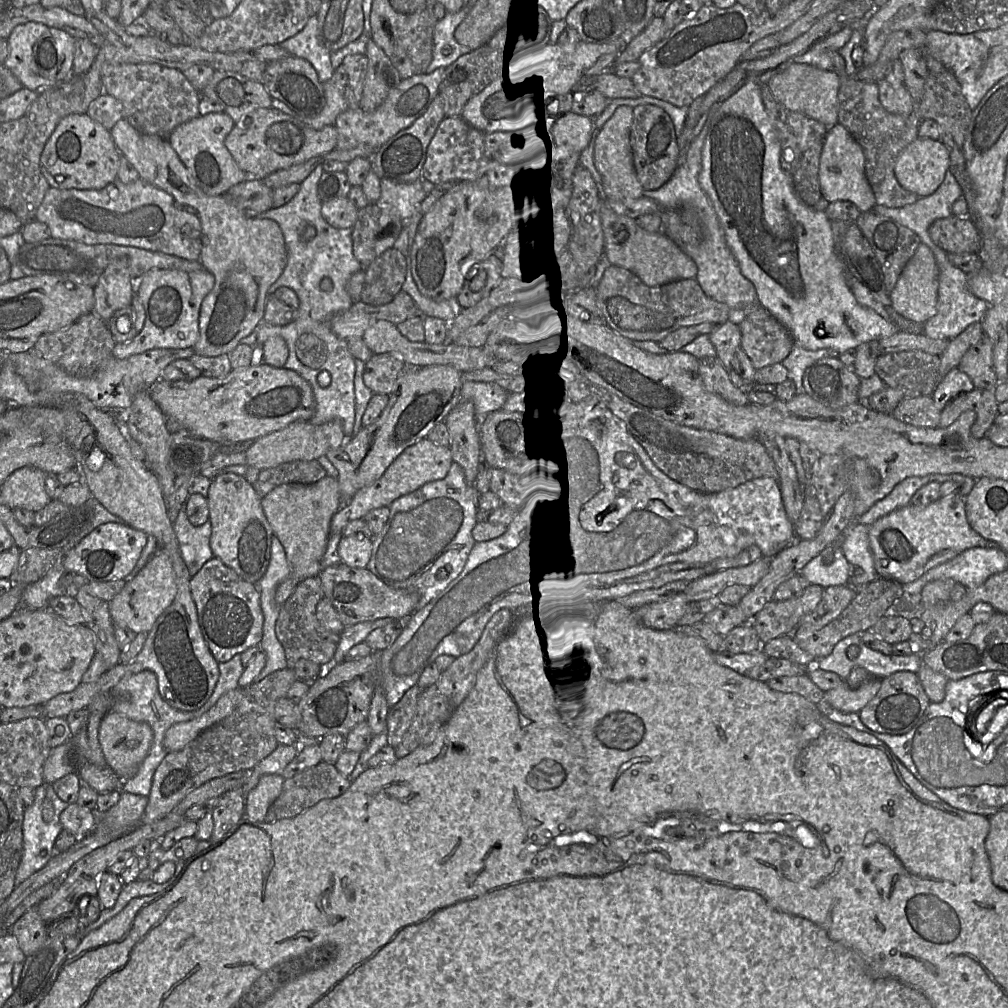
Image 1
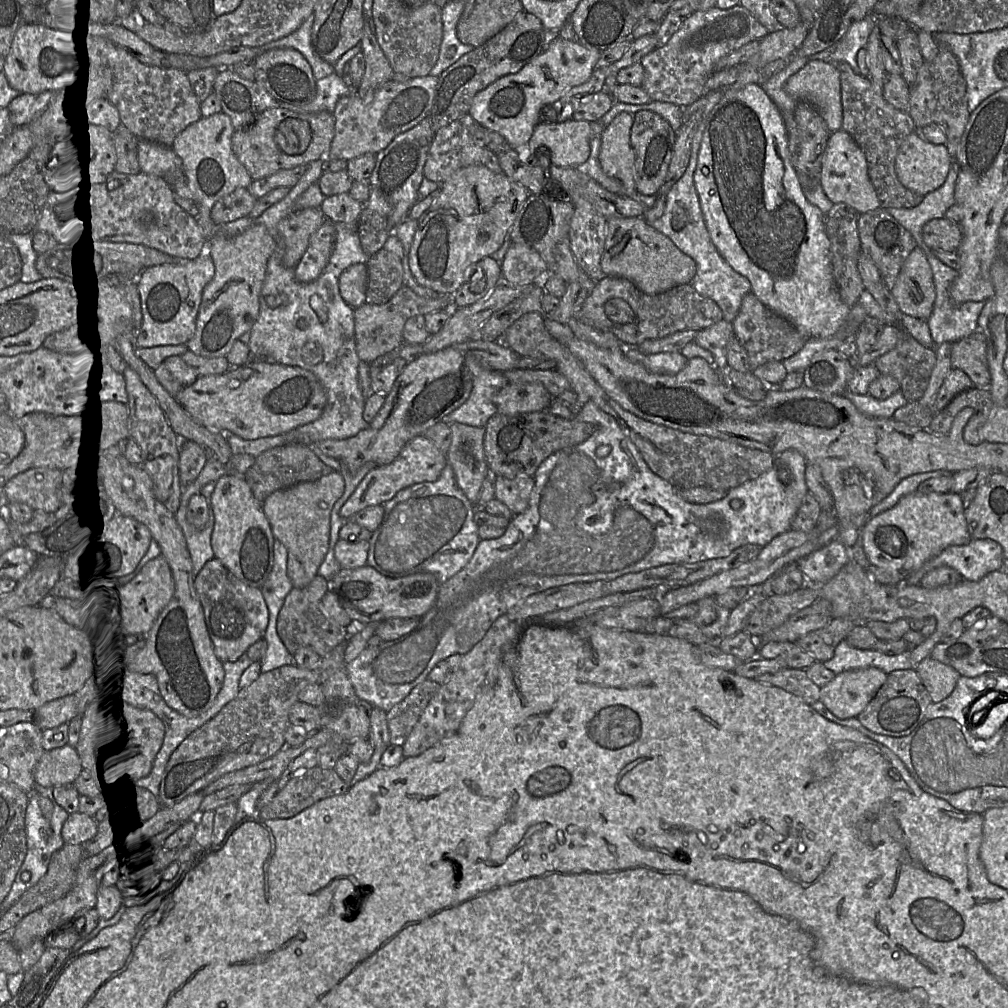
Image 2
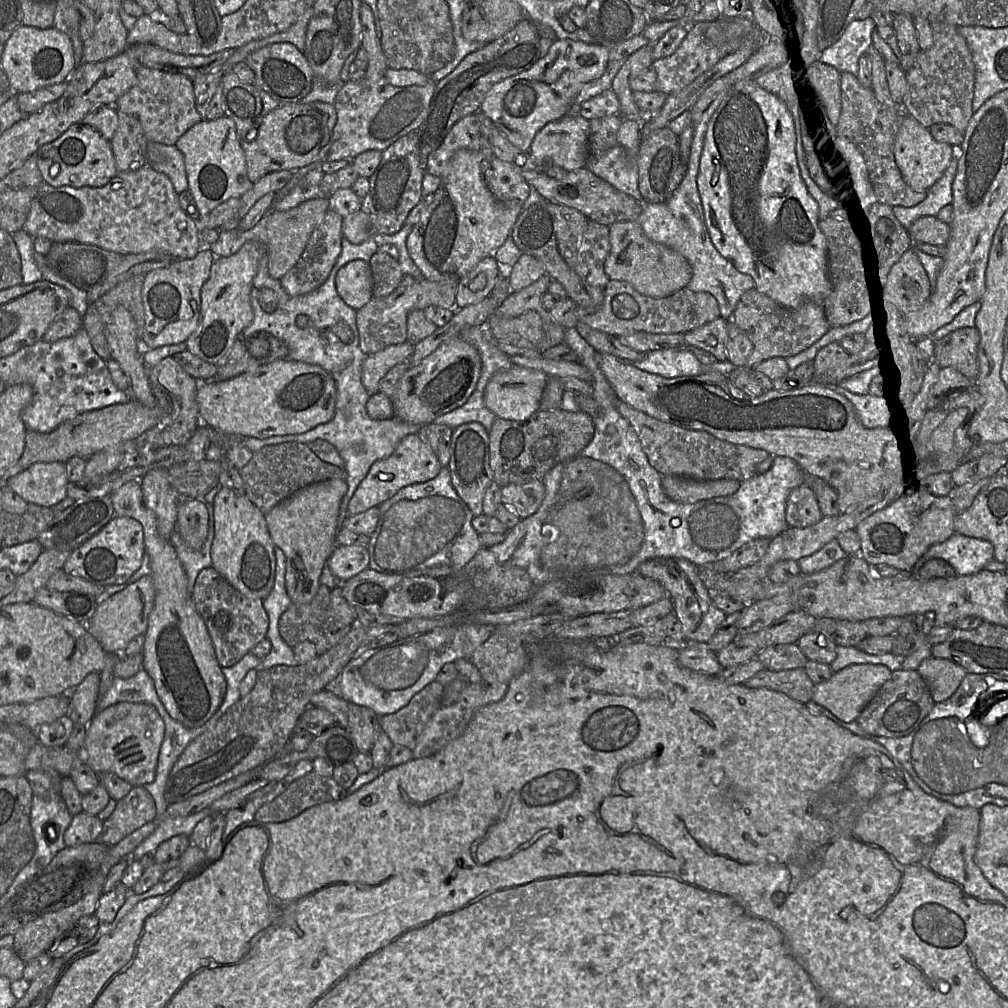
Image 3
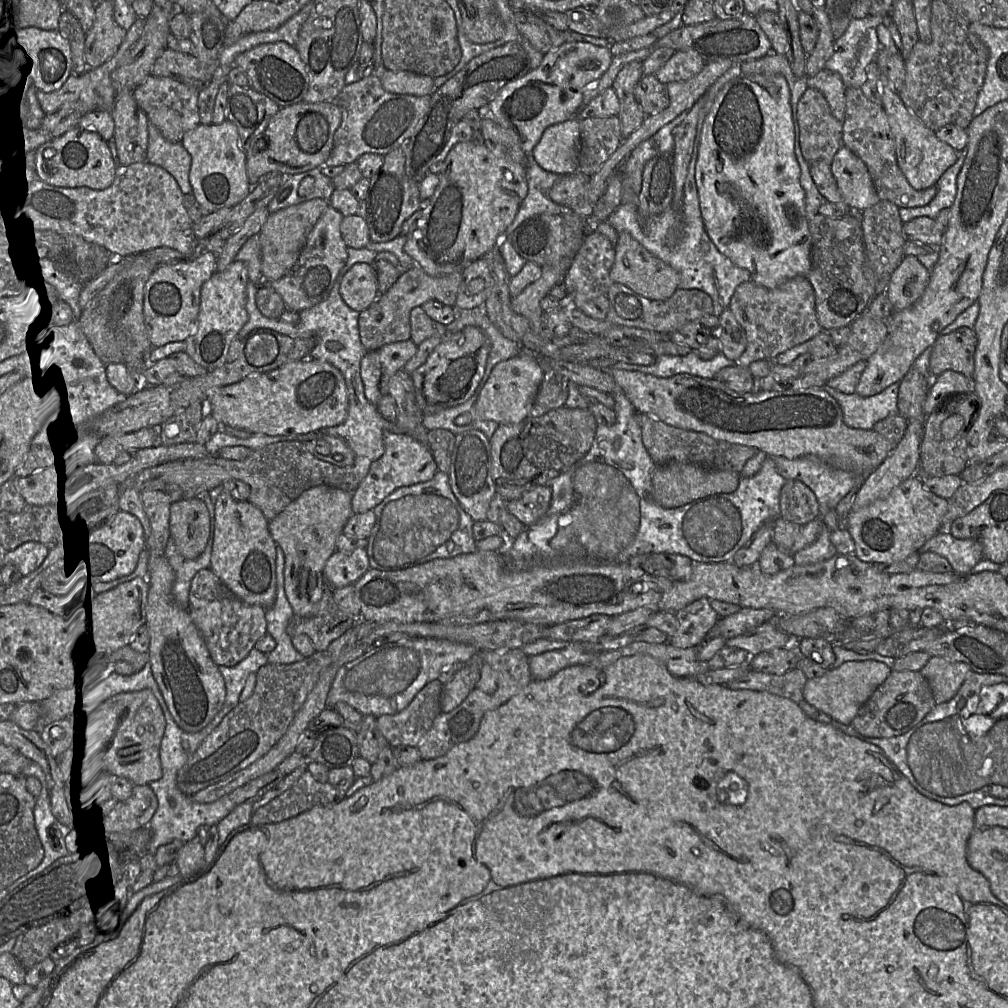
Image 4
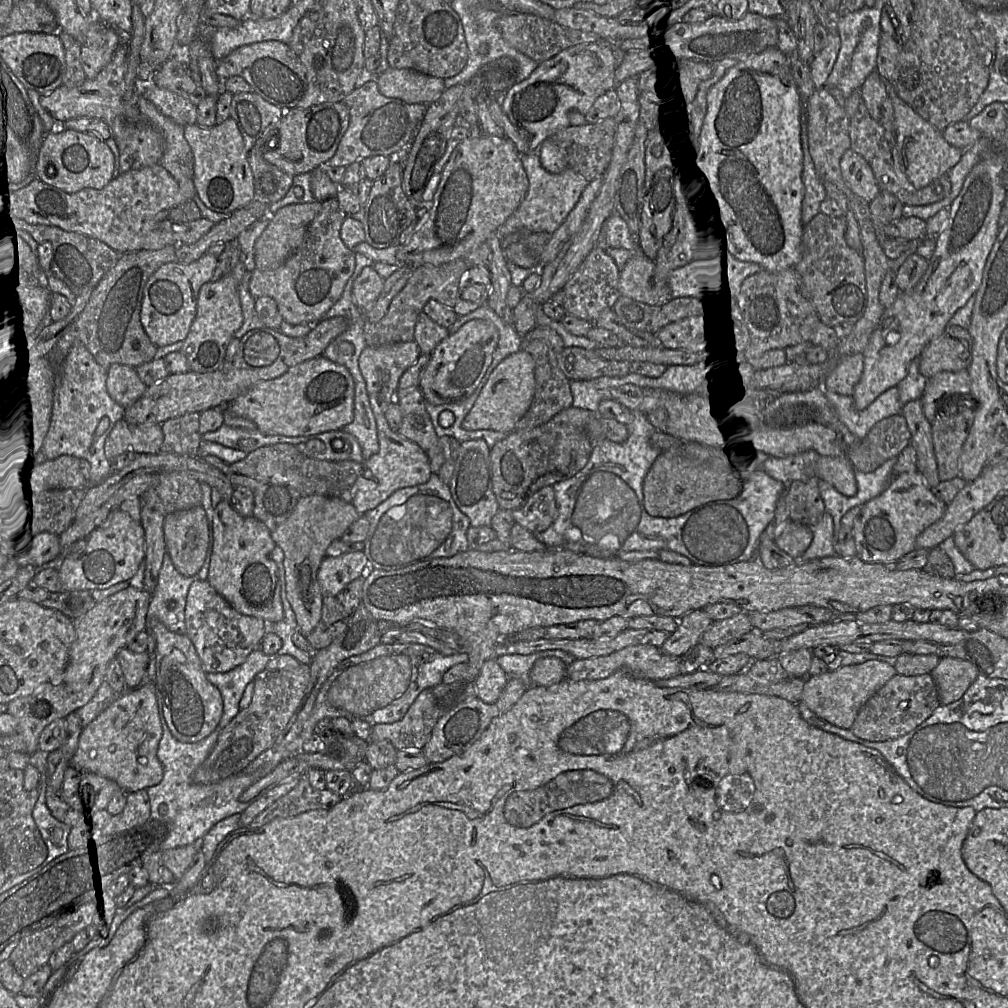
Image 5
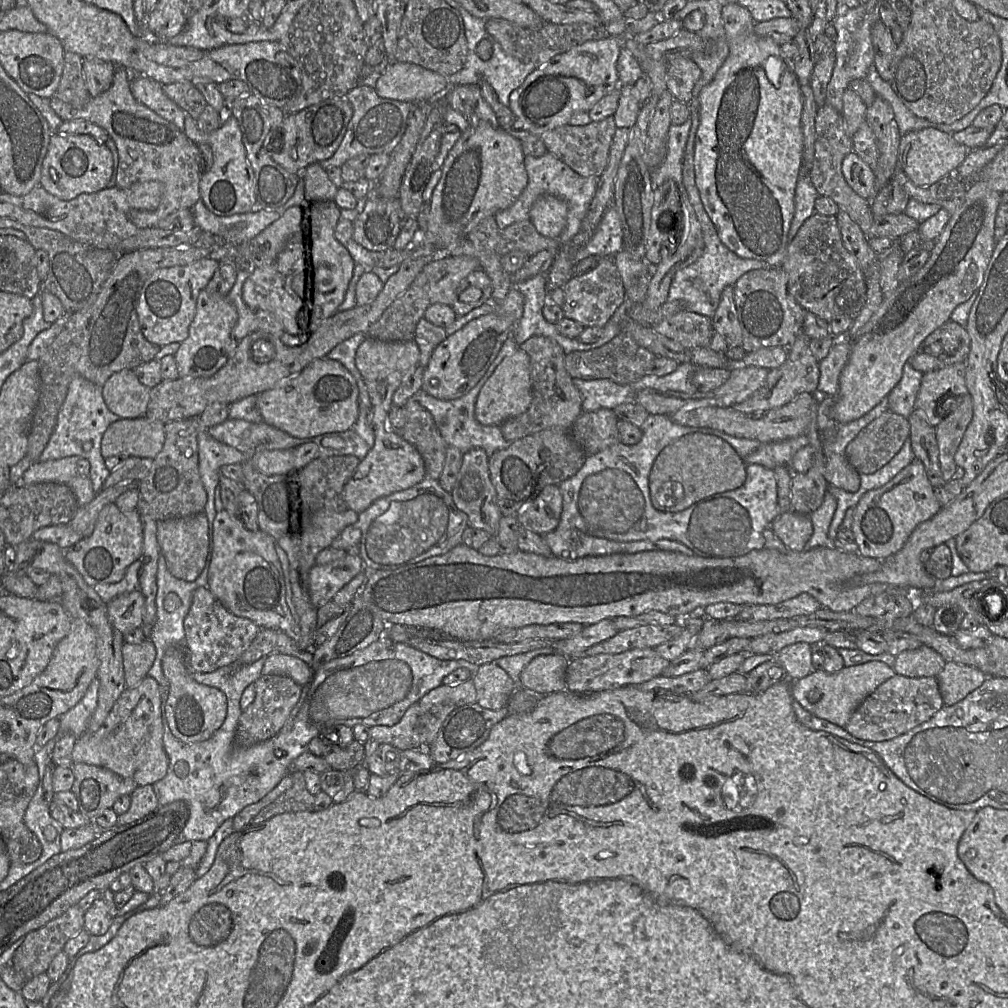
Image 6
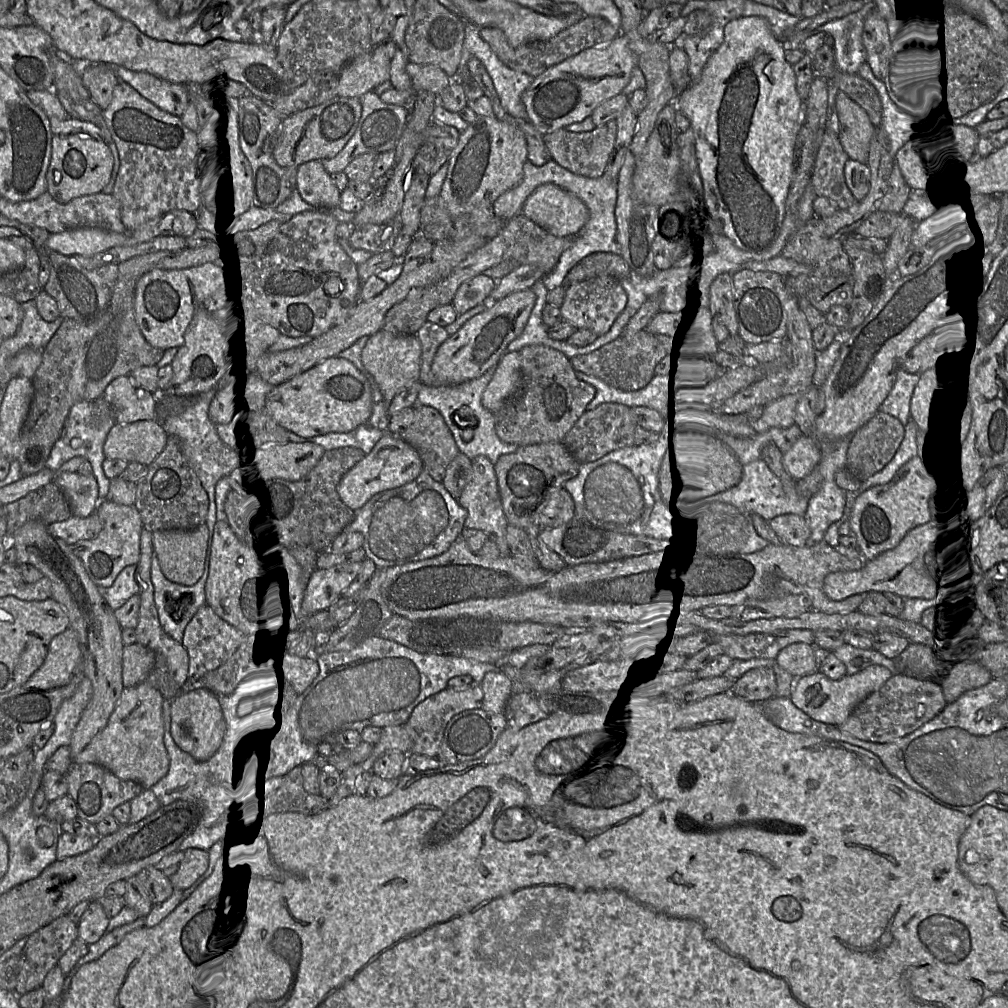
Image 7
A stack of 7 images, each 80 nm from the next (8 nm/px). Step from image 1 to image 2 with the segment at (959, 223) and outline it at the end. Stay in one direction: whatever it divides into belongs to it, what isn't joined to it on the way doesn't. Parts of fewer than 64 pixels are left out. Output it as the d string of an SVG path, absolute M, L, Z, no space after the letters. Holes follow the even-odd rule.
M932 219L922 228L923 242L933 251L956 252L962 242L960 224L949 219Z

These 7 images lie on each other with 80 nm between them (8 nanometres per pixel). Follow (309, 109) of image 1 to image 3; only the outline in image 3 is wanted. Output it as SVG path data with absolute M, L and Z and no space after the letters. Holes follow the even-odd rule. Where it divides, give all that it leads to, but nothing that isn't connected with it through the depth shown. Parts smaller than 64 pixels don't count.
M280 42L265 46L249 54L245 62L254 72L254 84L269 93L279 104L300 102L312 88L312 69L303 52L292 43Z

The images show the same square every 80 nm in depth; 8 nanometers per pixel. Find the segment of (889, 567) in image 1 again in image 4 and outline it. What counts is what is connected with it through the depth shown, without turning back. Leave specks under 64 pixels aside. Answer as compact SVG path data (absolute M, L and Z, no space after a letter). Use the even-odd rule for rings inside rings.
M914 475L904 480L885 497L848 515L847 529L856 546L854 554L872 564L903 561L942 530L948 502L929 491L921 477Z

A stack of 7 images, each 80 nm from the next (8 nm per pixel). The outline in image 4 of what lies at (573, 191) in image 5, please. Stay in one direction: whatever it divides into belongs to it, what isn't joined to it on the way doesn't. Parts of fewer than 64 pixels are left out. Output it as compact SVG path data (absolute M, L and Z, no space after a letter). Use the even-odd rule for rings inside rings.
M528 154L526 172L528 194L504 237L509 237L518 226L534 216L544 213L557 215L573 212L570 208L555 203L548 196L548 191L562 175L544 170L532 154Z

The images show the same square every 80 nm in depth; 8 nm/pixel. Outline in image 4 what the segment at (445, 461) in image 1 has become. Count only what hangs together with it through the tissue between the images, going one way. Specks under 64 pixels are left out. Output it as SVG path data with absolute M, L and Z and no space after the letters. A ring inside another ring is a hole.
M384 432L384 454L371 463L369 472L359 482L351 496L354 514L373 510L388 495L400 487L407 487L431 480L438 471L437 464L428 447L403 433Z

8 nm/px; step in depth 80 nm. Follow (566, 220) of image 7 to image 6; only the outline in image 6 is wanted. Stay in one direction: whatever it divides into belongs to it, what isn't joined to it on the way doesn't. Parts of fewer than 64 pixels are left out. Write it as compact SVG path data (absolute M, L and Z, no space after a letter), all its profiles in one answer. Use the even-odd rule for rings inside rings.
M540 196L530 210L530 221L543 236L559 238L567 224L567 204L556 196Z

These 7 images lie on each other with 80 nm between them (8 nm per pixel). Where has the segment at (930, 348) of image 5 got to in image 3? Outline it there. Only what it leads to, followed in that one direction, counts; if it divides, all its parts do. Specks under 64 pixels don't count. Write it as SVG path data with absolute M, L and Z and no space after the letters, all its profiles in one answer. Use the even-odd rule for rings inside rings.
M976 327L960 328L936 342L933 359L941 369L955 368L970 380L976 381L980 340Z

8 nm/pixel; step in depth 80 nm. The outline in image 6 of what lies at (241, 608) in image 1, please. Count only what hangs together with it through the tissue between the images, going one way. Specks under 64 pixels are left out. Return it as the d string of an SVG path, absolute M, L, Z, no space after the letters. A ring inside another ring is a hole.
M208 587L197 588L193 592L189 612L184 619L185 652L190 671L214 672L236 662L260 629L253 621L238 617L227 610Z

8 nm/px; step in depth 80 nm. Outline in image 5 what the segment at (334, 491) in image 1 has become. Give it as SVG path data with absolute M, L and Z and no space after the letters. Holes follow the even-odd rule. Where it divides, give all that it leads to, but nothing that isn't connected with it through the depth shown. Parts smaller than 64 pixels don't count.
M311 495L299 500L288 519L271 532L273 541L284 553L286 598L295 614L298 630L304 636L312 632L321 618L323 594L317 573L326 550L360 516L349 500Z

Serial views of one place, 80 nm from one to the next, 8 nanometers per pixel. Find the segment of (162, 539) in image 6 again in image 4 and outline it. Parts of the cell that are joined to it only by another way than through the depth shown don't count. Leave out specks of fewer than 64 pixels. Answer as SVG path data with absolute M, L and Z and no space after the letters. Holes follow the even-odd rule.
M185 498L170 507L170 539L185 559L198 558L209 539L210 516L201 498Z

